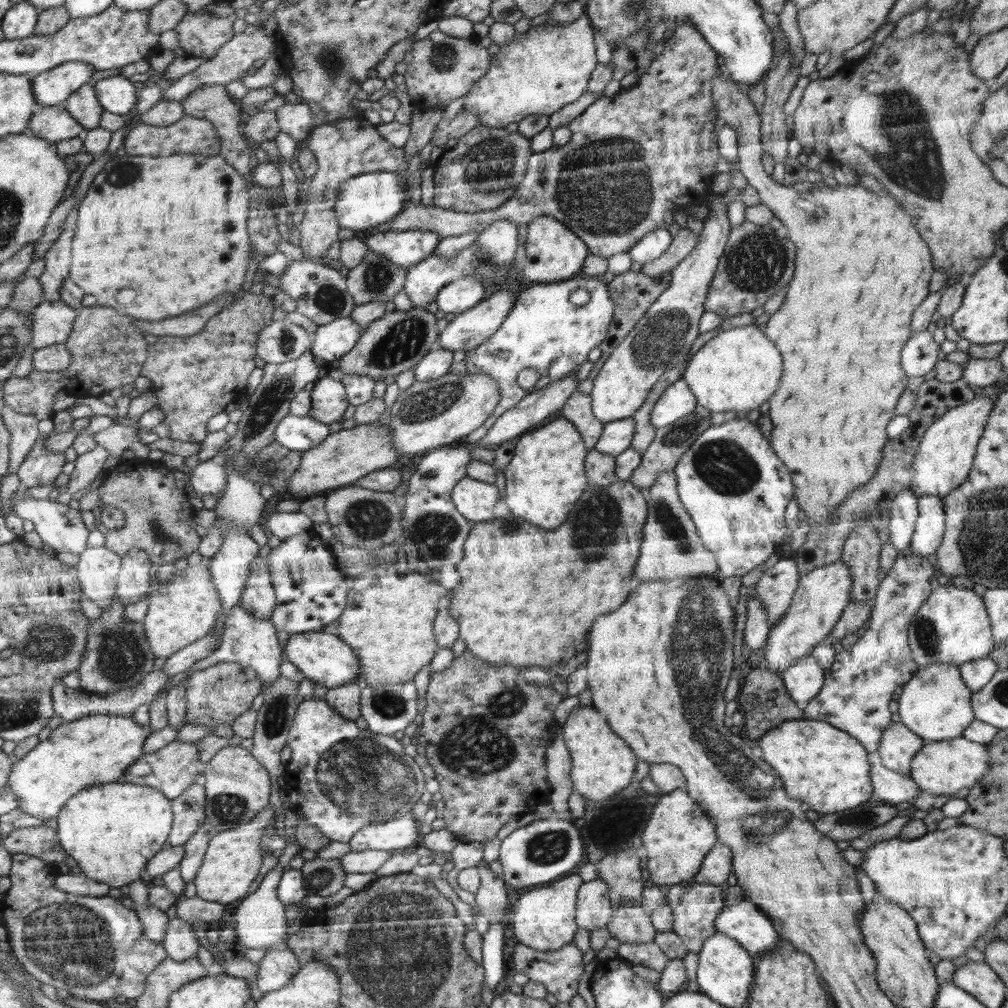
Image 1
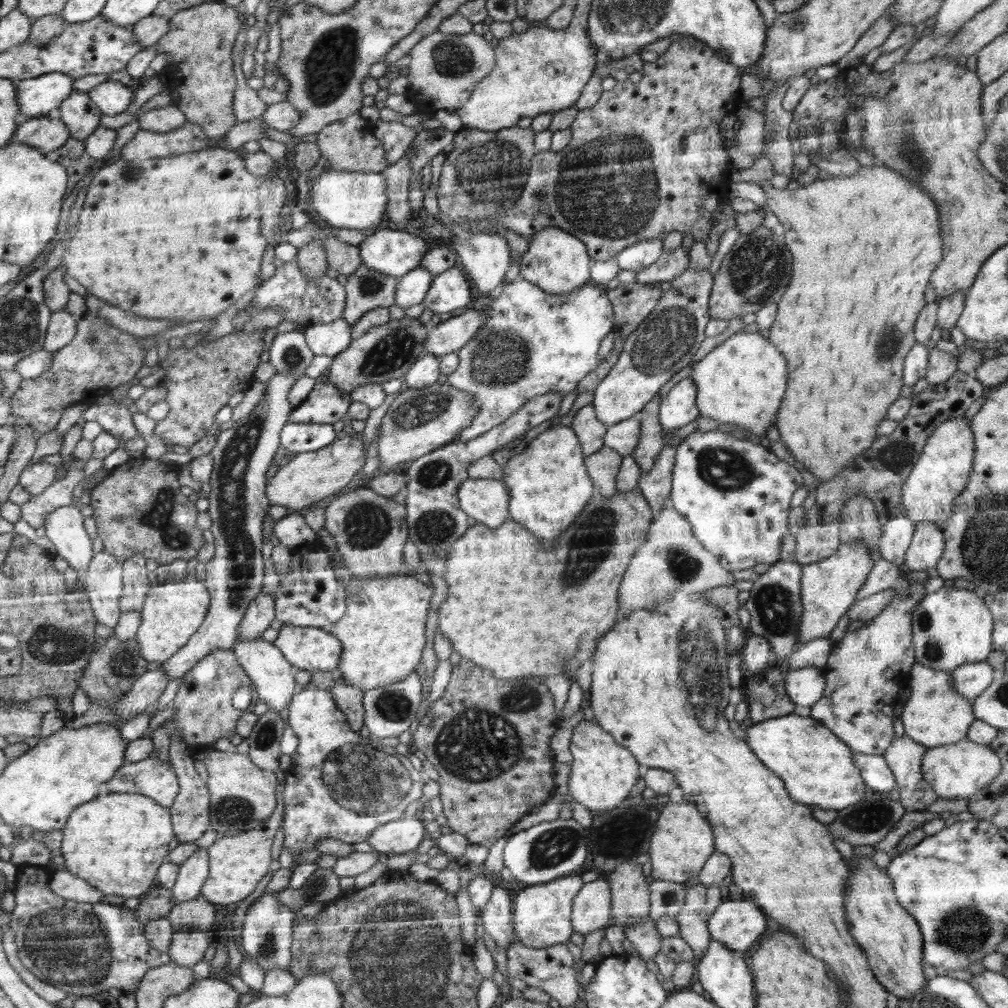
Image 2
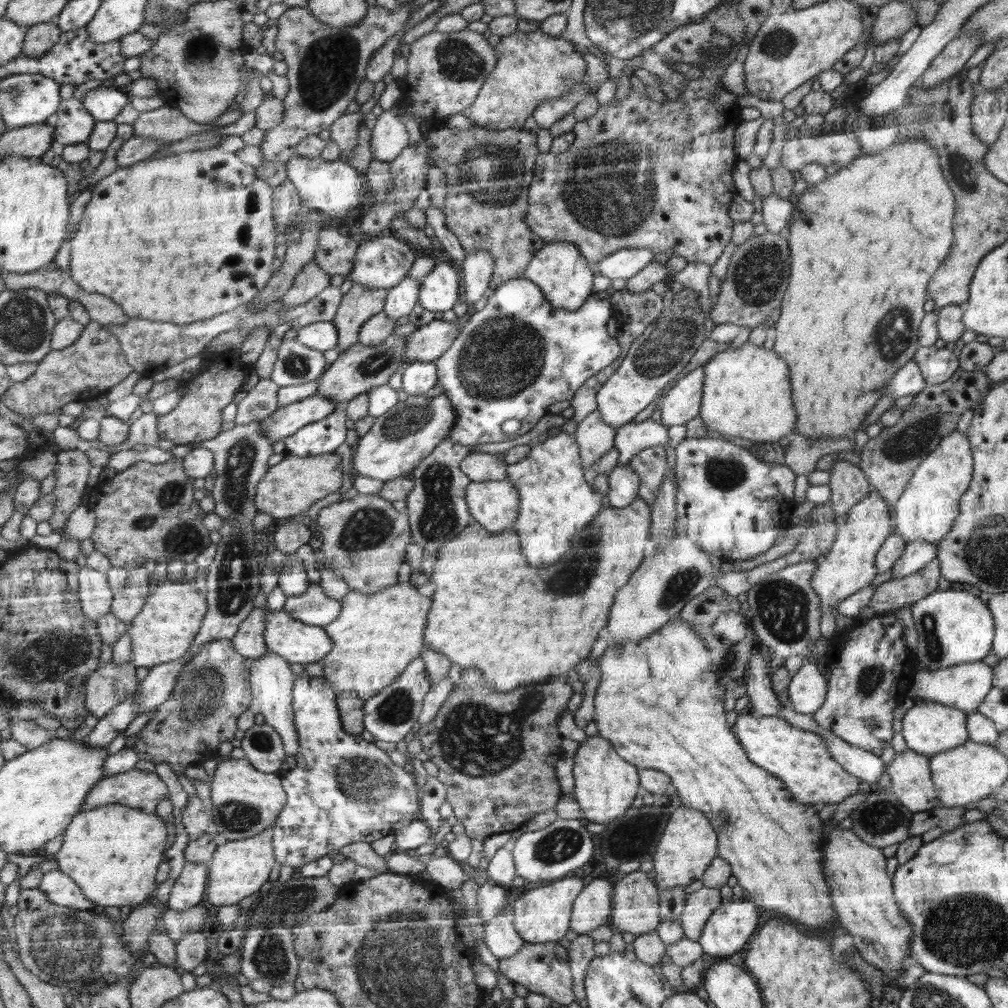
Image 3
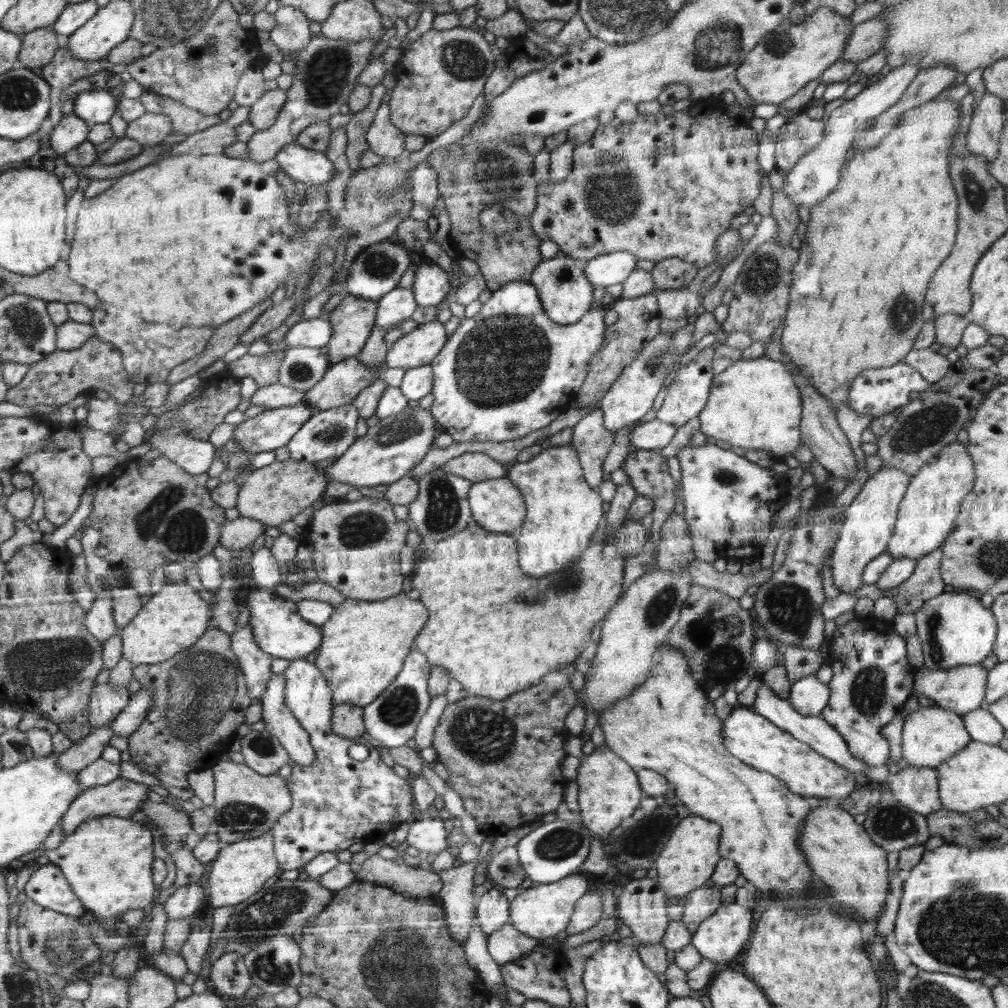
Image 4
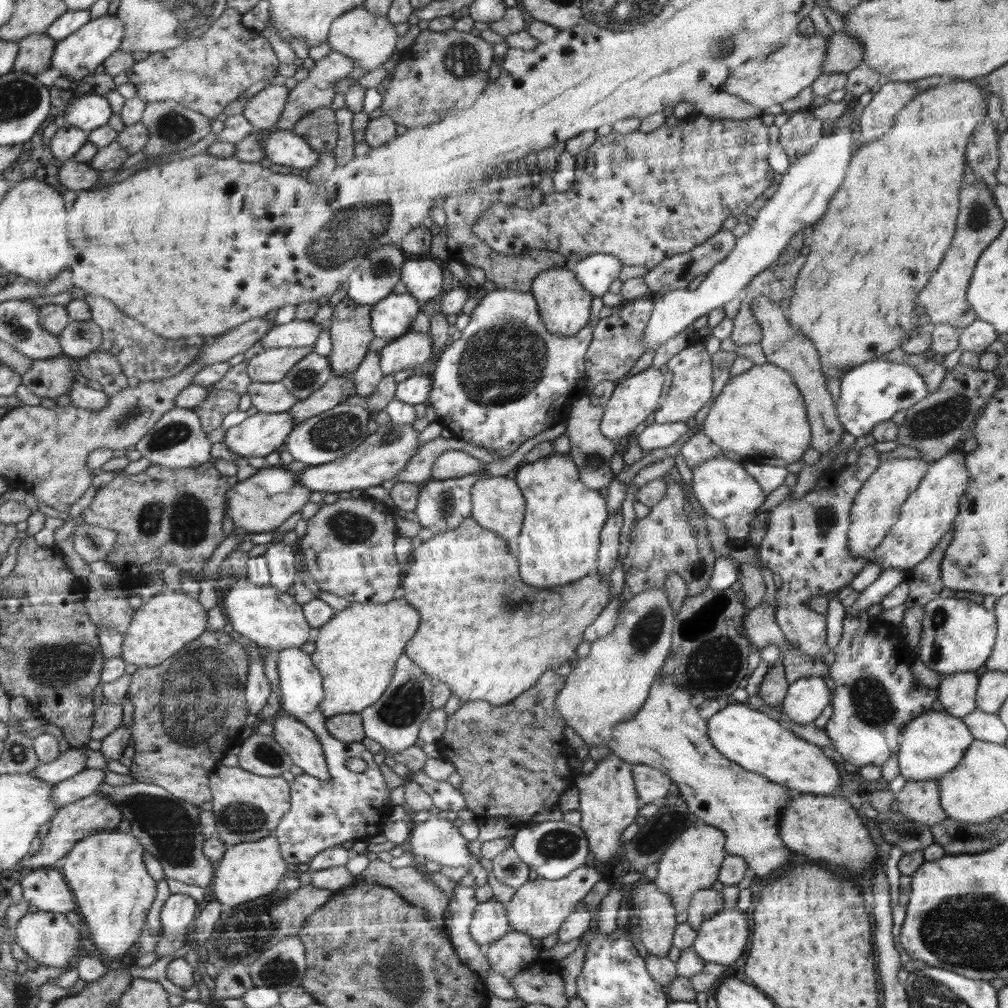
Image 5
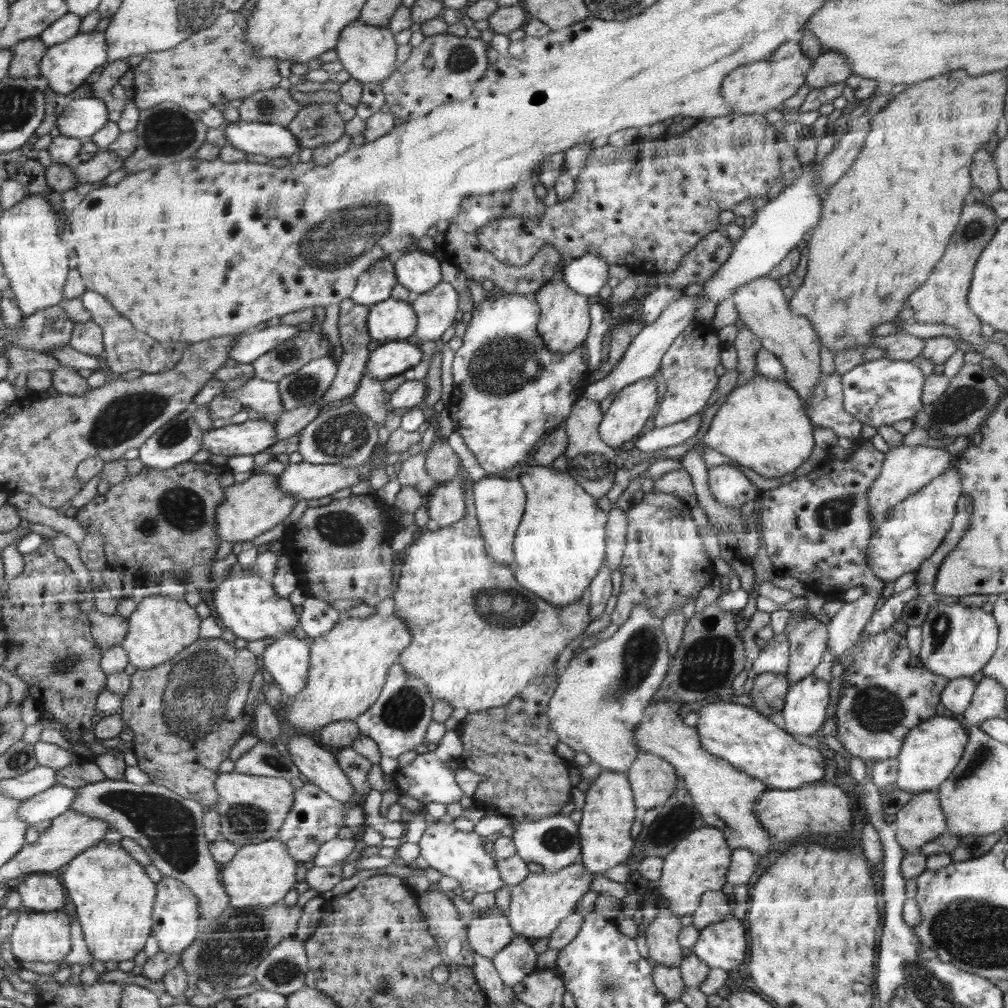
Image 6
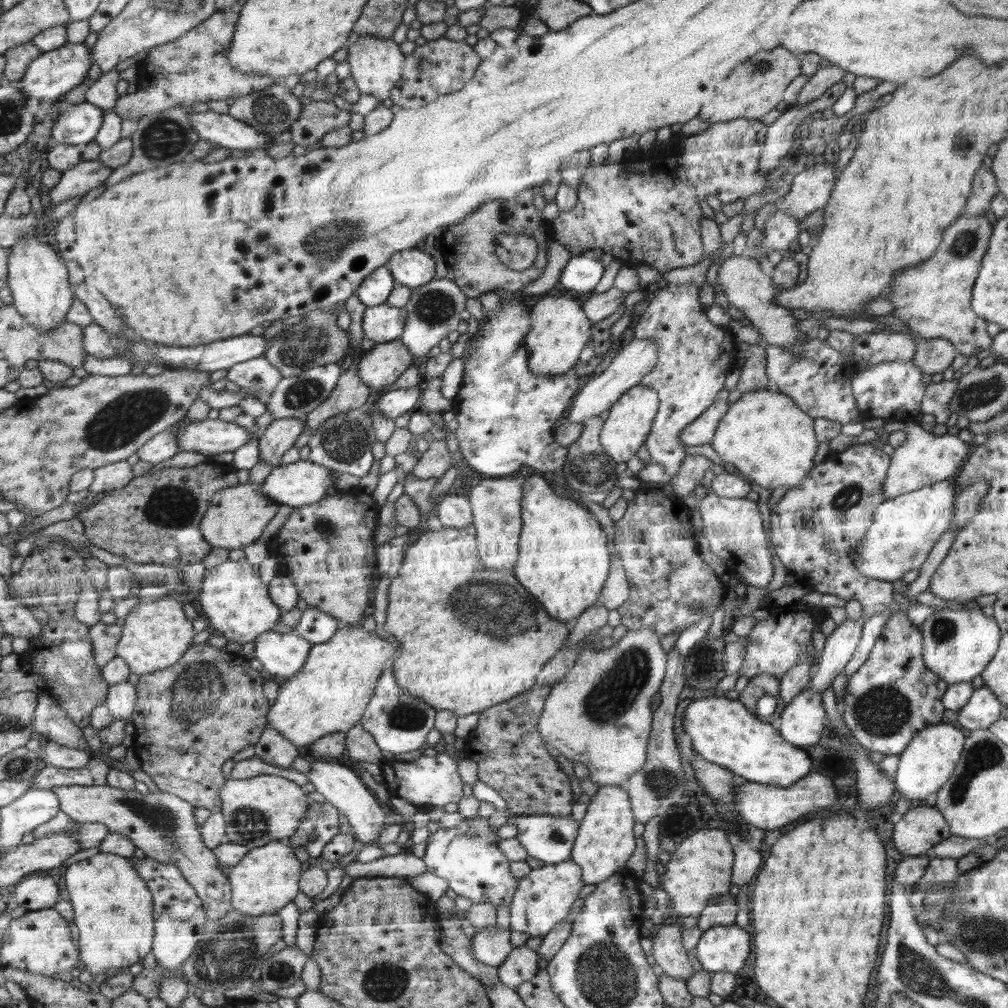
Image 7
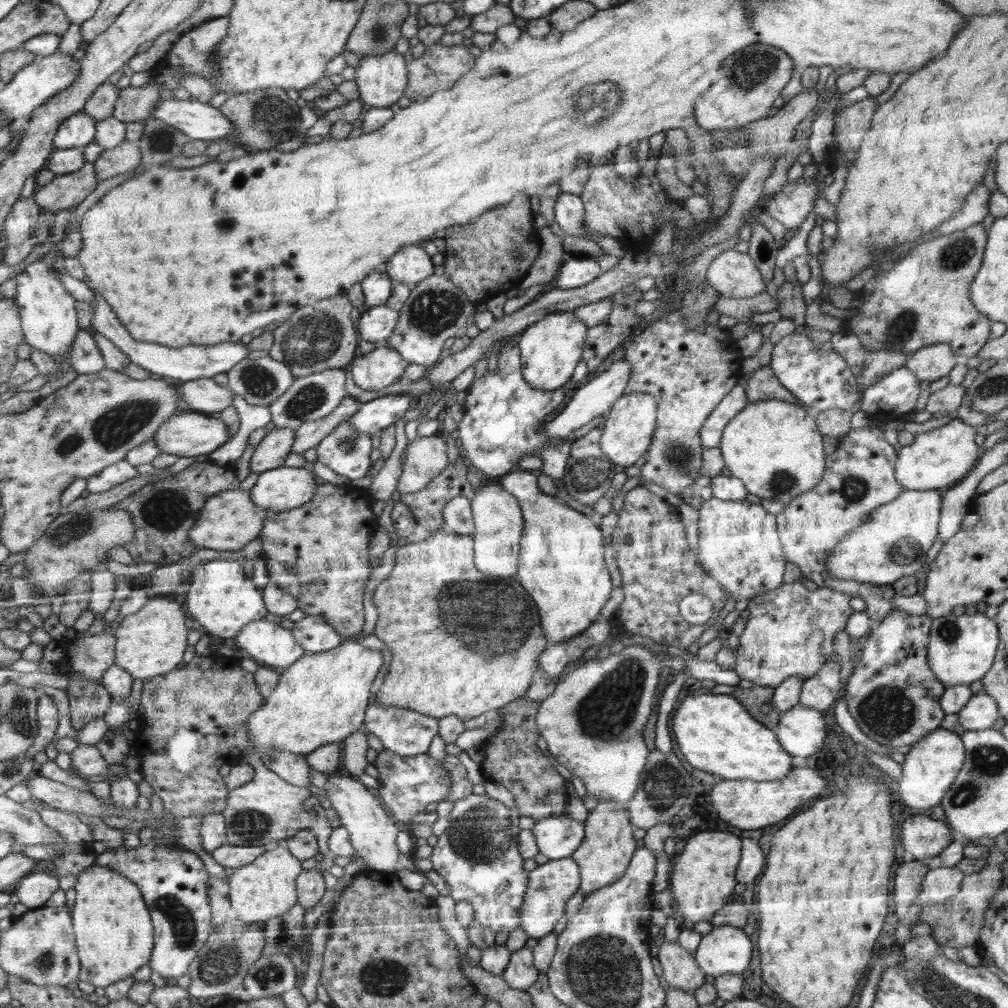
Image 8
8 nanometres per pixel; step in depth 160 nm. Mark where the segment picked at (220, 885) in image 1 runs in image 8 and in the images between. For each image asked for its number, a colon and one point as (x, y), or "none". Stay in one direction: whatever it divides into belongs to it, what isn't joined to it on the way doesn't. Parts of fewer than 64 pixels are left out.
2: (236, 864)
3: (238, 868)
4: (239, 870)
5: (248, 870)
6: (260, 874)
7: (266, 878)
8: (266, 888)

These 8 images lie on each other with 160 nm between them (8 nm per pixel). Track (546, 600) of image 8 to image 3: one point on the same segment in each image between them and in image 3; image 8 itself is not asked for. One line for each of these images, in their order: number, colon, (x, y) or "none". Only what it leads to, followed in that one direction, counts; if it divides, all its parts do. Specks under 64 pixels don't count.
3: (557, 502)
4: (564, 511)
5: (559, 545)
6: (560, 545)
7: (564, 559)

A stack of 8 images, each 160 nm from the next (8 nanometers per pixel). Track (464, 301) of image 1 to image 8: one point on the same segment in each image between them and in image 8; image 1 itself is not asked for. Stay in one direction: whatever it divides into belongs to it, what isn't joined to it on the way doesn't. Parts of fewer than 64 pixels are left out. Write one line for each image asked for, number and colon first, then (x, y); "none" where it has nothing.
2: (450, 290)
3: (439, 291)
4: (430, 287)
5: (423, 279)
6: (419, 273)
7: (411, 268)
8: (411, 264)

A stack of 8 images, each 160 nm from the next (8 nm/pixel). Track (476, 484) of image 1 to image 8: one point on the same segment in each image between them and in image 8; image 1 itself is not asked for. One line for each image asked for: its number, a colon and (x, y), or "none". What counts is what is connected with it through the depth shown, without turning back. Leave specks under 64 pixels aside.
2: (486, 501)
3: (494, 504)
4: (498, 505)
5: (499, 505)
6: (500, 502)
7: (496, 502)
8: (499, 521)

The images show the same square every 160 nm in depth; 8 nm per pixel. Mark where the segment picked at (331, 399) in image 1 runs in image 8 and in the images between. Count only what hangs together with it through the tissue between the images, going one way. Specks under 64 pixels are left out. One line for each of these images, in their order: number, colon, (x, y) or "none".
2: (325, 404)
3: (285, 421)
4: (273, 428)
5: (260, 434)
6: (254, 435)
7: (210, 437)
8: (188, 433)

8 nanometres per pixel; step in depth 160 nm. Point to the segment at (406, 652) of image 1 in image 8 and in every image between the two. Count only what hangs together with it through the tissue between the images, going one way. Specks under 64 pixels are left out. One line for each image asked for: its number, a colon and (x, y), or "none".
2: (382, 630)
3: (376, 636)
4: (365, 645)
5: (357, 650)
6: (349, 667)
7: (329, 694)
8: (321, 699)

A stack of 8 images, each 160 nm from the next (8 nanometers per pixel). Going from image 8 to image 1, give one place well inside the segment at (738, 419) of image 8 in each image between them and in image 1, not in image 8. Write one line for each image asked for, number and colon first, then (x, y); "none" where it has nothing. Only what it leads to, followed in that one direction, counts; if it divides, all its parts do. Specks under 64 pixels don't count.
1: (739, 369)
2: (741, 381)
3: (747, 398)
4: (755, 405)
5: (760, 414)
6: (762, 425)
7: (765, 435)

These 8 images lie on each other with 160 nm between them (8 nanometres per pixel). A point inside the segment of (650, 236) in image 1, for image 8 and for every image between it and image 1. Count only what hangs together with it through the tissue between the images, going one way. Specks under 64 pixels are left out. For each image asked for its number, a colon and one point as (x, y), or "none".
2: (639, 256)
3: (624, 264)
4: (609, 269)
5: (595, 274)
6: (586, 275)
7: (581, 274)
8: (579, 271)

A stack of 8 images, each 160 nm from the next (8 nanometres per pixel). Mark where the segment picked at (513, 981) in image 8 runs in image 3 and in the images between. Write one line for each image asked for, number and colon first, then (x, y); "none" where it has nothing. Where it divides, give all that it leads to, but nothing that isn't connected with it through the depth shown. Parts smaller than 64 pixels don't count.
3: (500, 936)
4: (505, 945)
5: (510, 954)
6: (517, 959)
7: (521, 964)

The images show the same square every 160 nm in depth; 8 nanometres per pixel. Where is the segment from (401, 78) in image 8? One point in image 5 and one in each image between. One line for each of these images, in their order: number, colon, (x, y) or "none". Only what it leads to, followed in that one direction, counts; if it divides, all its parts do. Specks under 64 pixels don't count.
5: (368, 39)
6: (368, 53)
7: (376, 65)

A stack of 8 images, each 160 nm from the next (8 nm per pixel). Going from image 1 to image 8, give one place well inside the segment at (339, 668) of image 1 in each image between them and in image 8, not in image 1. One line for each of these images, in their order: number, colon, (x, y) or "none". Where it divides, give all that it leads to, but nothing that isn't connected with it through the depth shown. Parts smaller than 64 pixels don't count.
2: (309, 648)
3: (298, 642)
4: (279, 630)
5: (272, 619)
6: (248, 605)
7: (237, 604)
8: (222, 602)

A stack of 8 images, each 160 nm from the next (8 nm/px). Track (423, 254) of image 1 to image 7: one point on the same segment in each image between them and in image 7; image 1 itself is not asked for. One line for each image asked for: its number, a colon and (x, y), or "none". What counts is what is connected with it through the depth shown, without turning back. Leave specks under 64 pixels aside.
2: (395, 253)
3: (383, 262)
4: (377, 270)
5: (372, 281)
6: (376, 285)
7: (375, 290)

